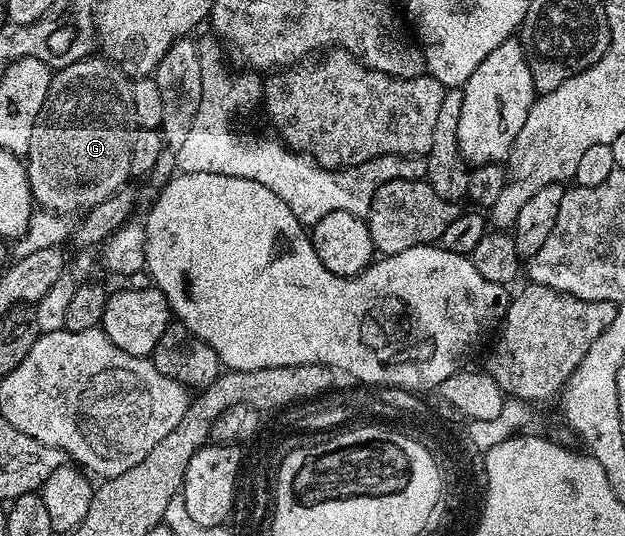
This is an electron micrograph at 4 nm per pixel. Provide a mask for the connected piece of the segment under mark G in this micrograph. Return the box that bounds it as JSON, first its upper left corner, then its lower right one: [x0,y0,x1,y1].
[24,57,136,217]

